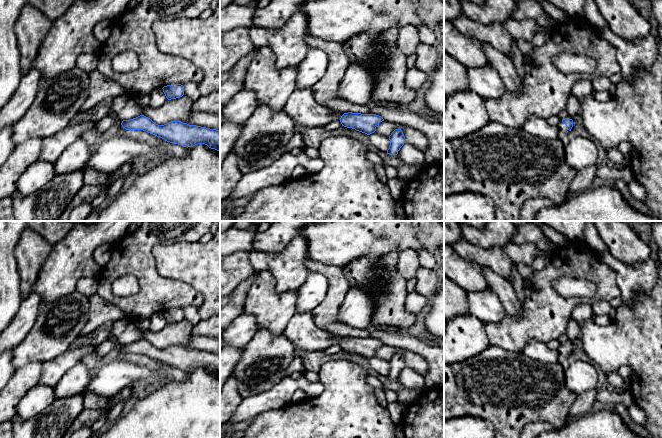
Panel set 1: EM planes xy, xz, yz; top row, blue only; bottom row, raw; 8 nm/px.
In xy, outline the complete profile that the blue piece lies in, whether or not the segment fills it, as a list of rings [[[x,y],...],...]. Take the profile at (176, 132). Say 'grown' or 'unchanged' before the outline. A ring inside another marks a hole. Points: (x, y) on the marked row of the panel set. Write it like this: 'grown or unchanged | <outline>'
unchanged | [[[144,115],[123,120],[121,125],[126,130],[143,130],[183,147],[205,144],[220,152],[220,131],[216,129],[189,125],[181,121],[171,121],[164,125],[158,125]]]

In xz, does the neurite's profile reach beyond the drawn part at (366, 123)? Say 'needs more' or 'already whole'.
needs more

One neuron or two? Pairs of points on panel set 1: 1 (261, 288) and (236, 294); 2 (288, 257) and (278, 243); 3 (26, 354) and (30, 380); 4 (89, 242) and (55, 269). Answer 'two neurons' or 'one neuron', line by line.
1: two neurons
2: two neurons
3: two neurons
4: one neuron

